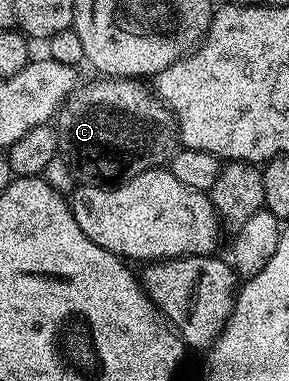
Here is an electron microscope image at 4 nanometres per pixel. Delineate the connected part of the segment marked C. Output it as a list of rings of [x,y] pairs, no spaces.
[[[99,78],[96,84],[72,92],[59,109],[59,151],[79,184],[122,184],[145,170],[164,167],[175,155],[180,147],[179,126],[175,123],[175,116],[152,89],[143,84],[146,83],[135,78]]]

